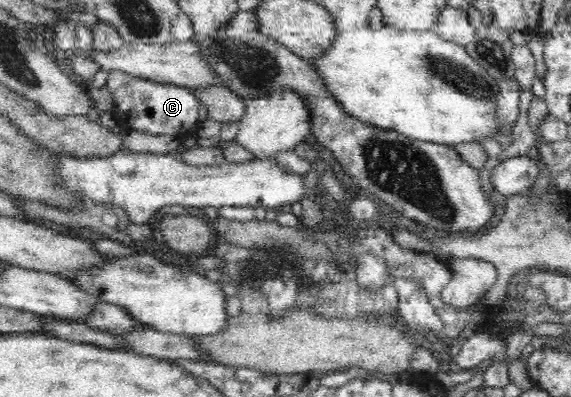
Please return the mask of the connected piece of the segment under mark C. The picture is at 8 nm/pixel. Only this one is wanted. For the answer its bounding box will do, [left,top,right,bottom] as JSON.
[107,71,201,138]

